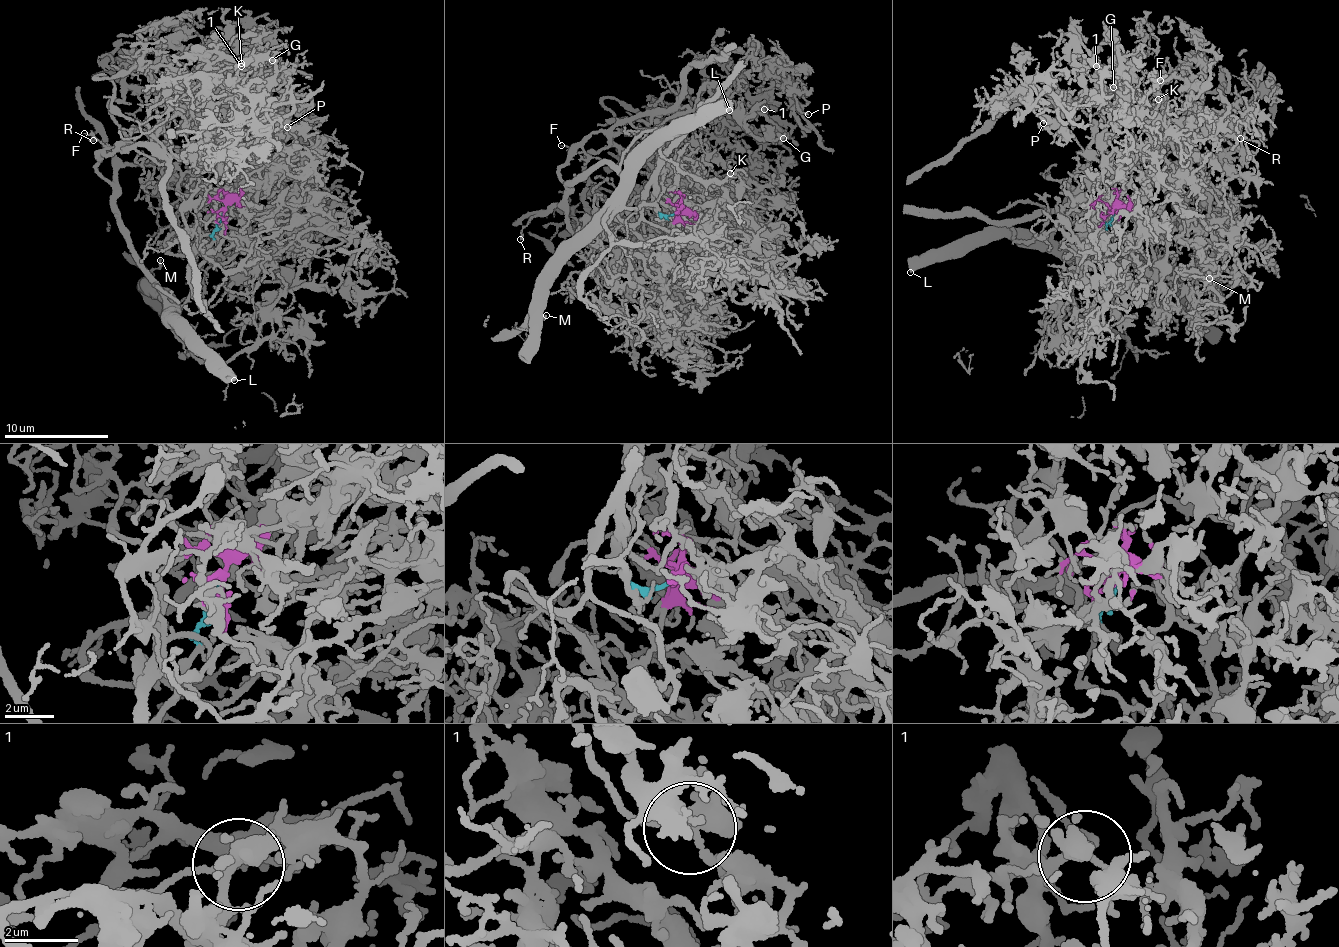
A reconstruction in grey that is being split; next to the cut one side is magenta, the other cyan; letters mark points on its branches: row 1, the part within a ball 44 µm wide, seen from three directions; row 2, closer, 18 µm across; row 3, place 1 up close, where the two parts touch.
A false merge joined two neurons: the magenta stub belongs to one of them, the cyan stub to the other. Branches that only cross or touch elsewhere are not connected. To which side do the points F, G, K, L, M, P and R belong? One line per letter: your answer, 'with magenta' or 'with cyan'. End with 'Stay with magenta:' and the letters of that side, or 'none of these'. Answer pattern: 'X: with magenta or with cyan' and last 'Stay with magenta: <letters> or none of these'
F: with cyan
G: with magenta
K: with magenta
L: with cyan
M: with cyan
P: with magenta
R: with cyan
Stay with magenta: G, K, P

